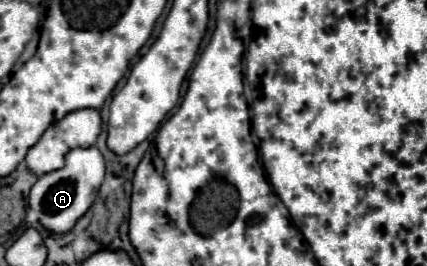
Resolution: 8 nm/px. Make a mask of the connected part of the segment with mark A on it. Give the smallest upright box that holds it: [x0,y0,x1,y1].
[29,146,105,234]

